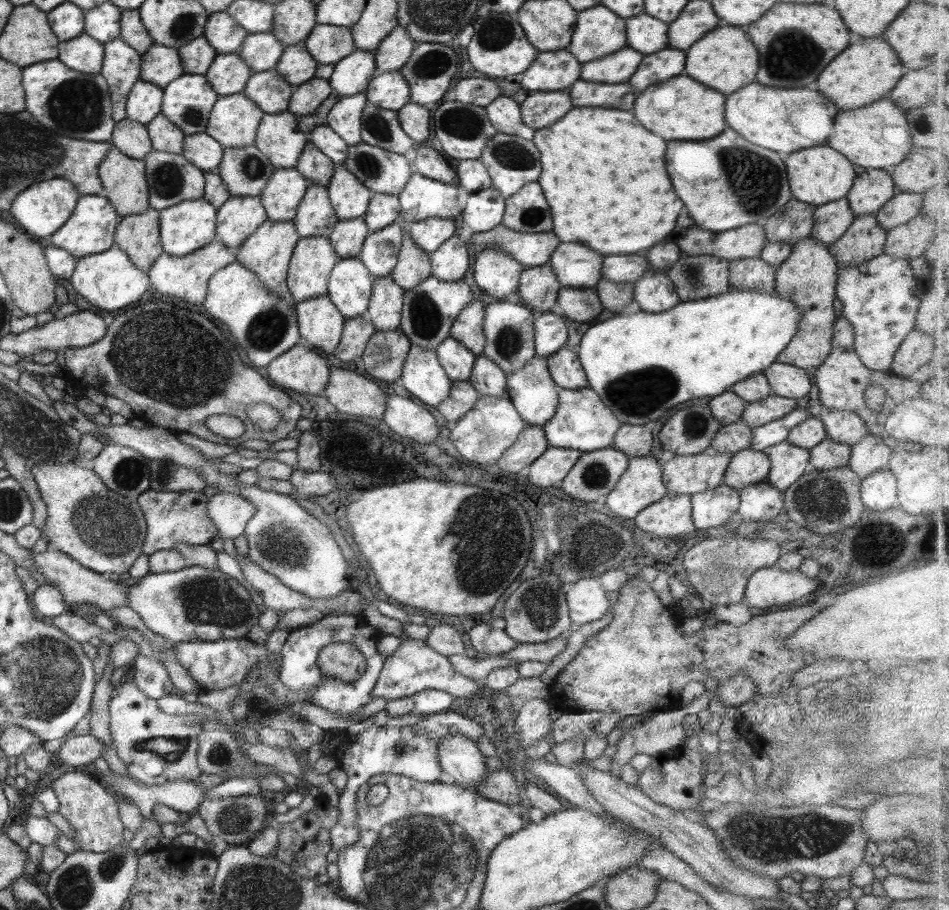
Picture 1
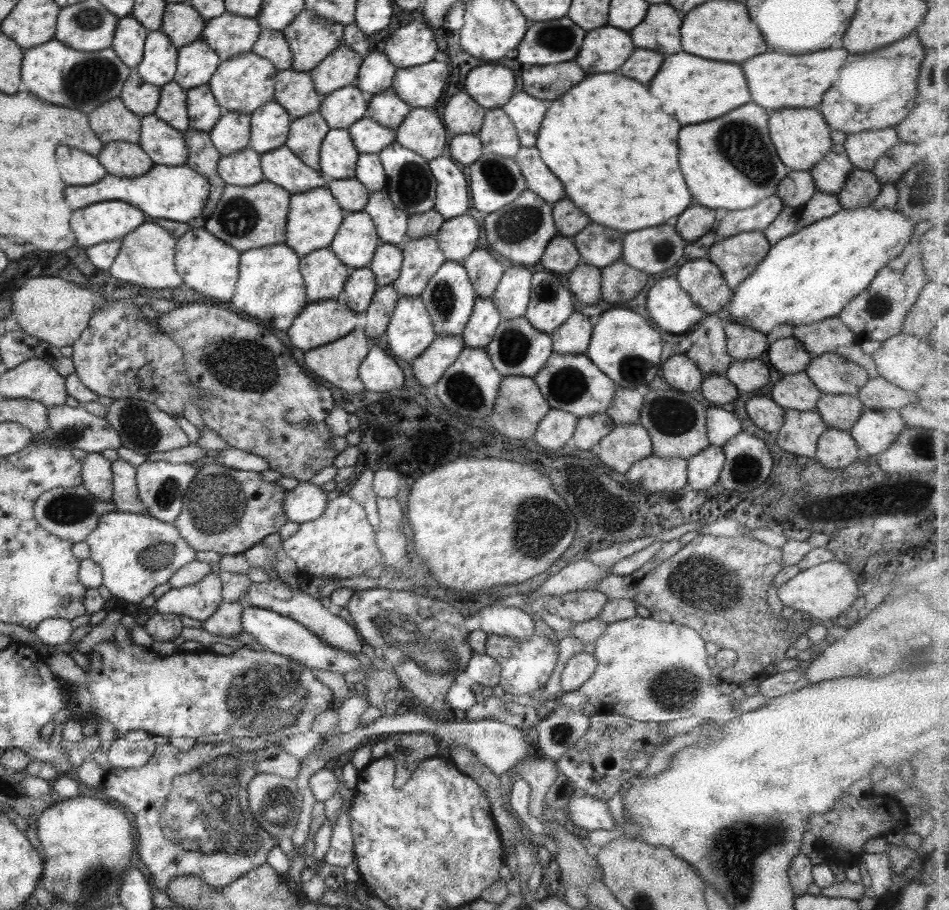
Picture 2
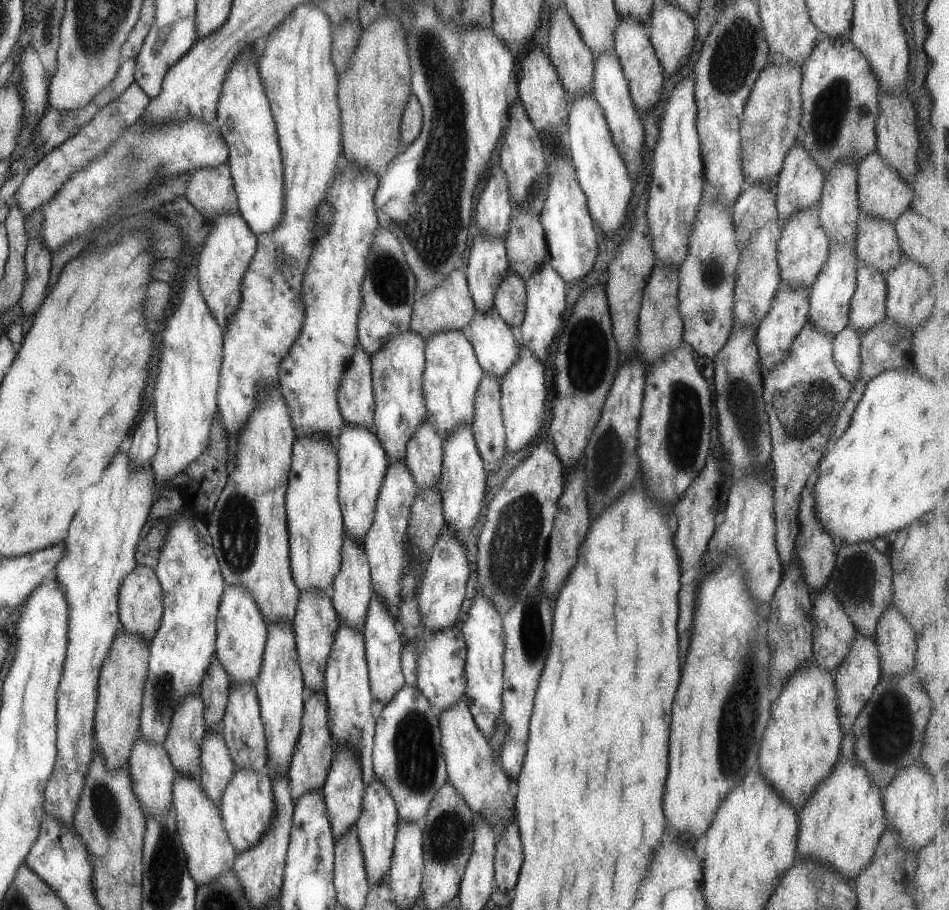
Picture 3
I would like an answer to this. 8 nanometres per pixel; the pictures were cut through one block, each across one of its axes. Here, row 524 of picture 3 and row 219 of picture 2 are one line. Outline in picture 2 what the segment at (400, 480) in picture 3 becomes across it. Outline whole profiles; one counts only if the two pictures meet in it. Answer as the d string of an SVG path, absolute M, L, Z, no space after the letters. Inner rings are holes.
M384 190L369 193L362 211L370 216L381 243L396 245L405 238L408 215L393 206Z

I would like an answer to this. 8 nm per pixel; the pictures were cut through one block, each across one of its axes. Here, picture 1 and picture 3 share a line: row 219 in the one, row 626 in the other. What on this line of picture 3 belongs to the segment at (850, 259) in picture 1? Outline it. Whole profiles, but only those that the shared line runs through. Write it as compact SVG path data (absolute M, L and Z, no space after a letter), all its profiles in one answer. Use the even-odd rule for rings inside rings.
M873 541L843 542L836 552L835 567L825 588L832 591L843 606L855 632L871 637L878 619L891 602L892 577L889 555L881 555Z

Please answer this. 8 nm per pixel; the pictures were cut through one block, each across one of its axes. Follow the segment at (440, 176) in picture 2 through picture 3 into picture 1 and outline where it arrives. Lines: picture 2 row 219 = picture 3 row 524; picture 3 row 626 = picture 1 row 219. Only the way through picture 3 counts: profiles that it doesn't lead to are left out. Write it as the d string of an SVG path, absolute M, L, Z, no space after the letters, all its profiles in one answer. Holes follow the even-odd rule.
M431 216L420 222L405 226L410 240L427 254L435 252L445 240L453 236L455 222L451 218Z

